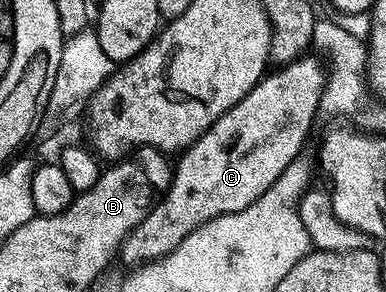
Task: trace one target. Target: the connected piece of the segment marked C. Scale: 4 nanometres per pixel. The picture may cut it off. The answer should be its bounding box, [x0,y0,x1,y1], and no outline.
[123,56,327,260]

